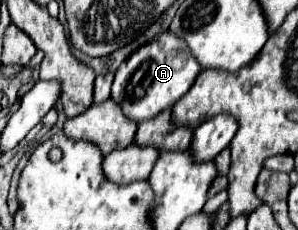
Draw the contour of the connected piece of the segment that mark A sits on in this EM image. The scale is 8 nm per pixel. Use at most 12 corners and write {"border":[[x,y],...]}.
{"border":[[163,31],[121,63],[111,97],[141,123],[173,107],[201,65]]}

